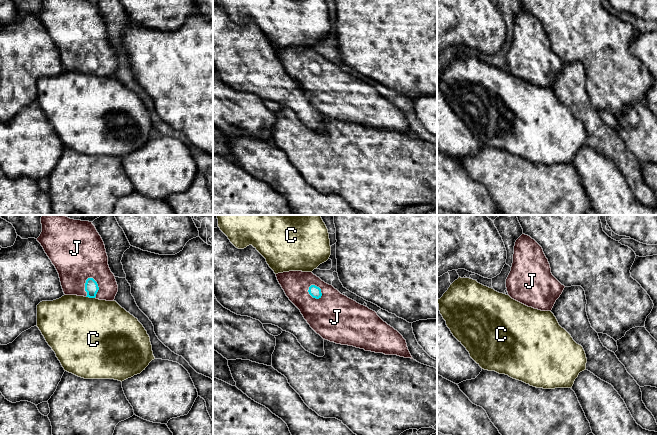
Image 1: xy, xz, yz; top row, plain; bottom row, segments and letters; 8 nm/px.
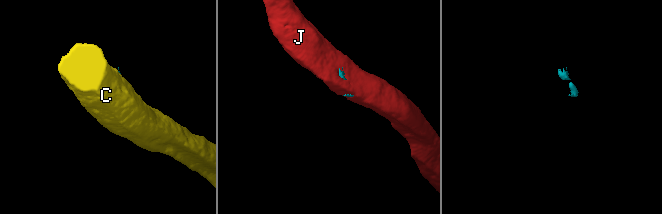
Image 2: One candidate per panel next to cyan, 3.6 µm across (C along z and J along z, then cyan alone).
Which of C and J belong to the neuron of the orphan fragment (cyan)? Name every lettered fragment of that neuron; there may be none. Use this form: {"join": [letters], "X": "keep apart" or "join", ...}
{"join": ["J"], "C": "keep apart", "J": "join"}

